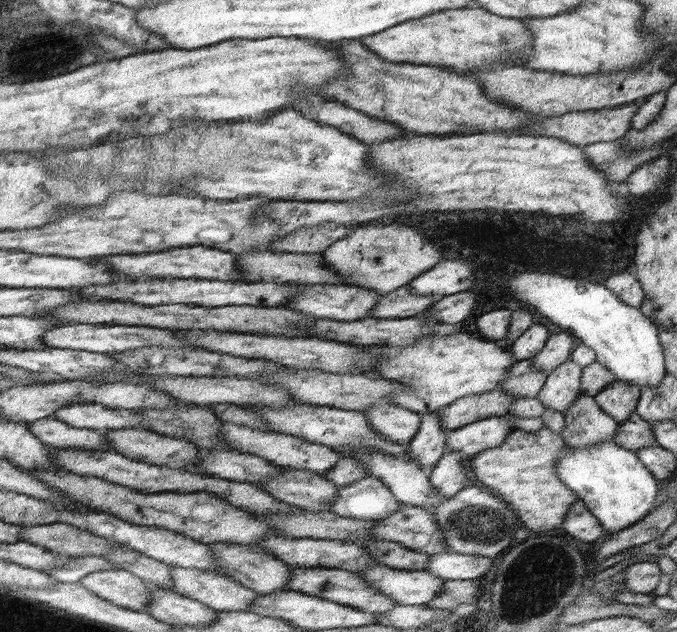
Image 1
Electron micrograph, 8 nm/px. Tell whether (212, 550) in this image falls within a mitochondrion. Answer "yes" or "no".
no

